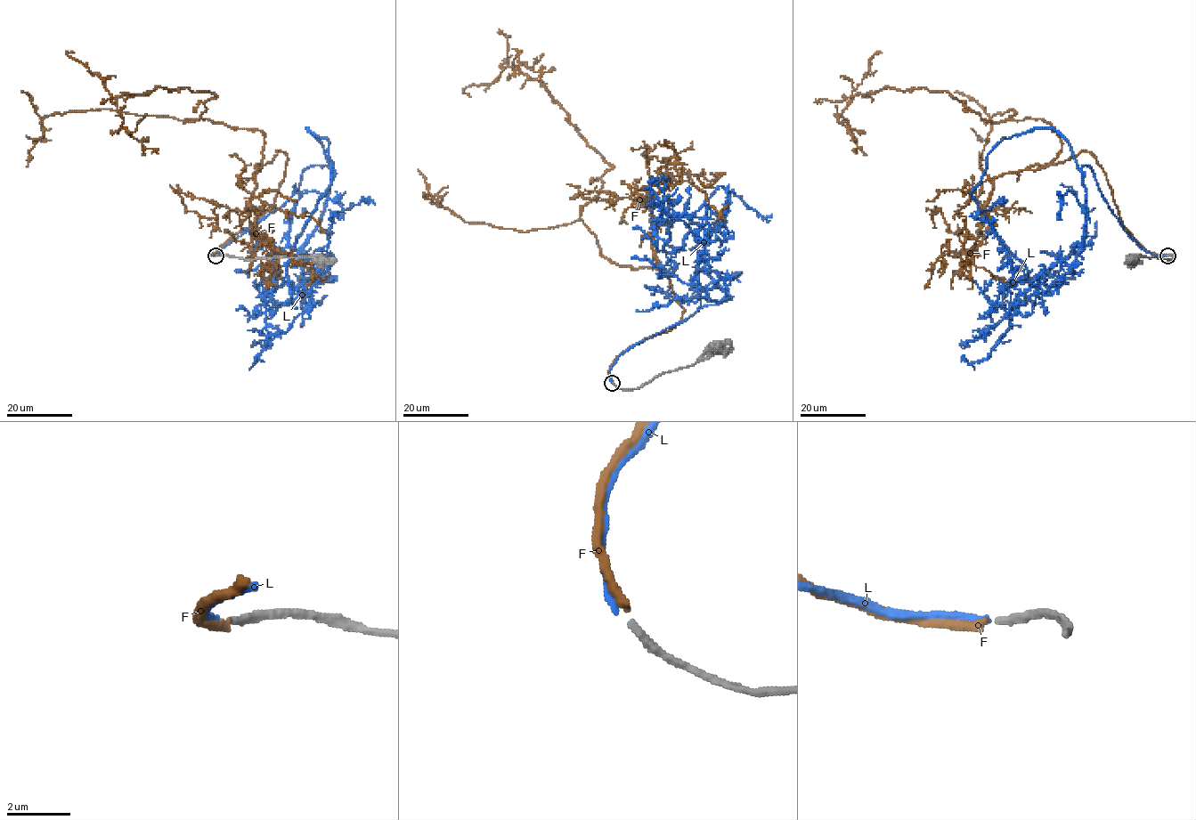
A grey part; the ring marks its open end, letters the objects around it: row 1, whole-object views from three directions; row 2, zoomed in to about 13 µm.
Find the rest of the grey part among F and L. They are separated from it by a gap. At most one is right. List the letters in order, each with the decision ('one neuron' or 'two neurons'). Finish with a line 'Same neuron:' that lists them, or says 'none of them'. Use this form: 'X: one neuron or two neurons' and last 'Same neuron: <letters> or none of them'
F: two neurons
L: one neuron
Same neuron: L

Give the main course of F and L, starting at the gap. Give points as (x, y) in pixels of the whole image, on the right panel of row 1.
F: (1167, 255), (1124, 227), (1089, 152), (1049, 164), (1061, 142), (1039, 118), (883, 87), (838, 118), (855, 153)
L: (1167, 255), (1122, 228), (1090, 166), (1078, 166), (1052, 128), (1001, 140), (971, 196), (1037, 289), (966, 346)

